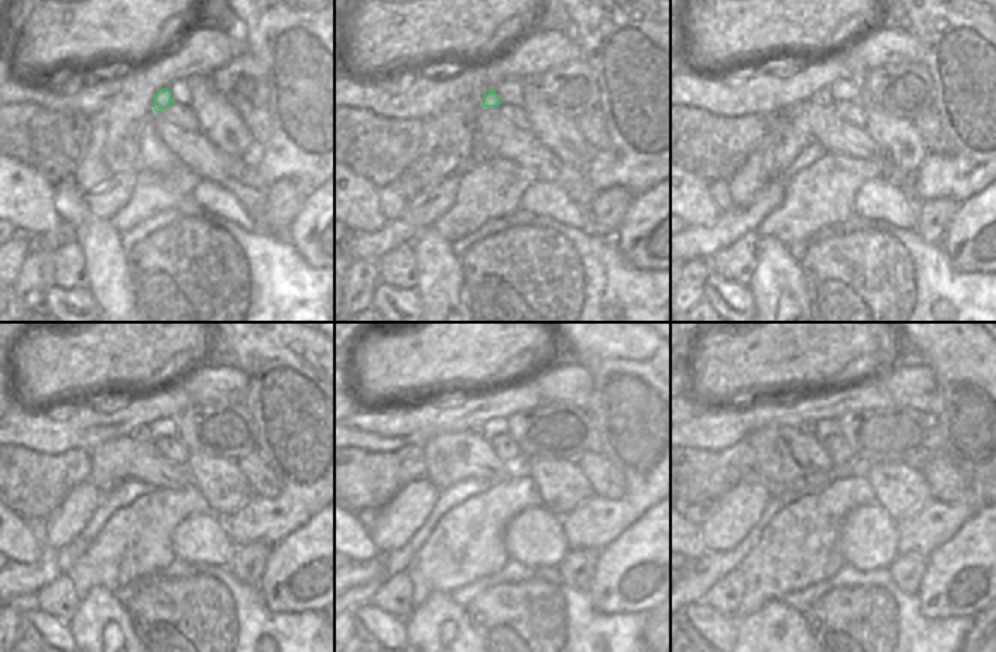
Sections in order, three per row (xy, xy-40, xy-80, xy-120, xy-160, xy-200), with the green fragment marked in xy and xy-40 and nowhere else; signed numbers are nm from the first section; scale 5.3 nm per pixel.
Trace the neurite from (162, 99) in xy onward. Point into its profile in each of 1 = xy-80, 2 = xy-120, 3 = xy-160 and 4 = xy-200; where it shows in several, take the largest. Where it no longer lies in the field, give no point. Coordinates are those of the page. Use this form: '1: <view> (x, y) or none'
1: xy-80 (822, 96)
2: xy-120 (140, 432)
3: xy-160 (477, 429)
4: xy-200 (809, 427)

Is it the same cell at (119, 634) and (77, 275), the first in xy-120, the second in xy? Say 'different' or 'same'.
different

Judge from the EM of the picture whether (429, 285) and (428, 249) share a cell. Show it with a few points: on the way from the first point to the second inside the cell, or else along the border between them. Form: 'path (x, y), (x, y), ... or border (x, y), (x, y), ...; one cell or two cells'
path (429, 276), (429, 258); one cell

